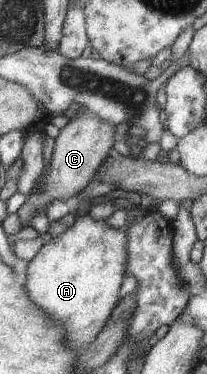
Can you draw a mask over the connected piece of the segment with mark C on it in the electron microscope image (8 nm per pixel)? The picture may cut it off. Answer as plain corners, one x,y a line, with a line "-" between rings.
79,110
59,130
51,156
45,166
45,173
39,185
27,196
26,201
18,208
16,215
20,220
20,229
31,226
31,220
36,214
45,214
46,208
55,200
73,203
76,196
88,184
91,184
97,169
110,156
113,146
113,132
115,128
105,121

